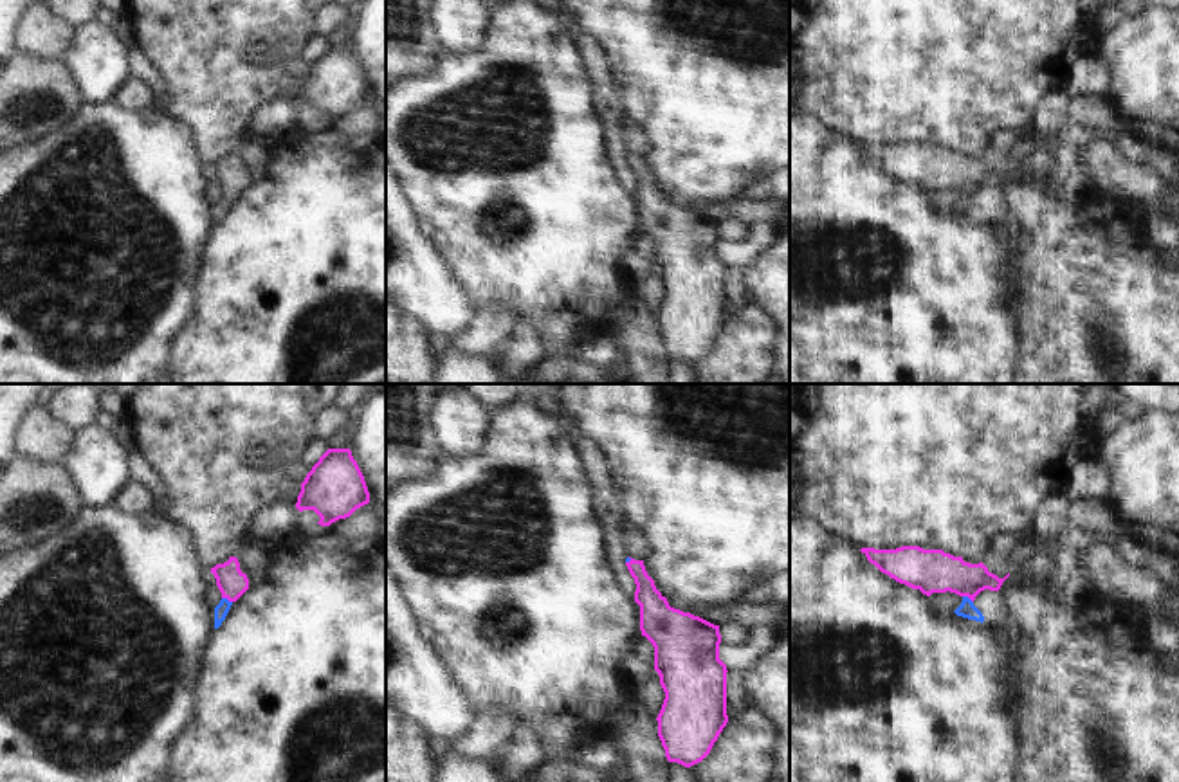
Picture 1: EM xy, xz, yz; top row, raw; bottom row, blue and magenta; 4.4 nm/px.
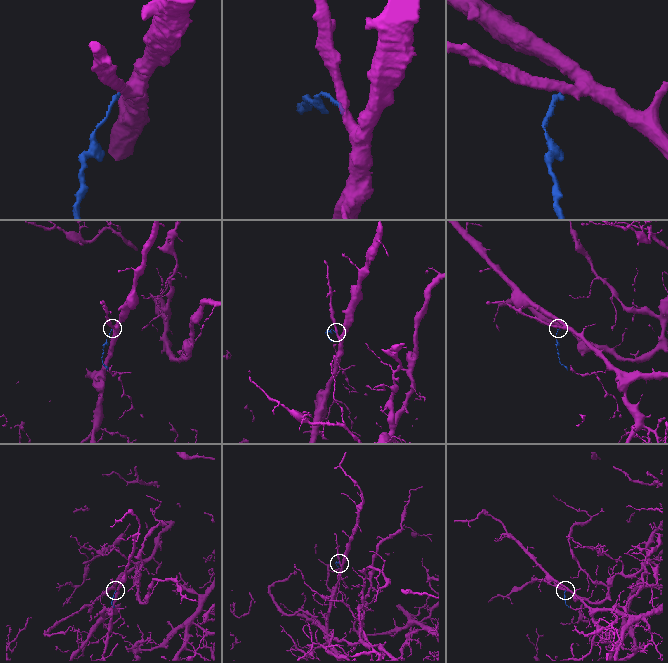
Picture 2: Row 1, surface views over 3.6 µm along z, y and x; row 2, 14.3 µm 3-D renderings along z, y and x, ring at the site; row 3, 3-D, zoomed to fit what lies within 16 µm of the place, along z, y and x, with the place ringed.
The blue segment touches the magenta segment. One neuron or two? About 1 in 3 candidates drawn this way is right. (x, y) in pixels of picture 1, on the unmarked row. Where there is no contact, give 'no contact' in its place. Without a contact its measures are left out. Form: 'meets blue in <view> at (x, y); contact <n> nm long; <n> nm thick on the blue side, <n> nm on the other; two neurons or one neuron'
meets blue in xy at (226, 195); contact 50 nm long; 60 nm thick on the blue side, 130 nm on the other; one neuron

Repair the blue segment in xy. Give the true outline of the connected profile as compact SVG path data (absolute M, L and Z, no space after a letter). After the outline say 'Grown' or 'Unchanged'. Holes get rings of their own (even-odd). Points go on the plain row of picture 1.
M229 153L227 159L211 164L216 175L216 182L222 189L220 200L215 204L215 225L222 222L231 202L249 186L249 175L240 166L236 153Z. Grown.

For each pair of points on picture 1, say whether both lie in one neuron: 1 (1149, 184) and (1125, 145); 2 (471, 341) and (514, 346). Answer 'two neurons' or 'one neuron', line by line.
1: two neurons
2: two neurons

